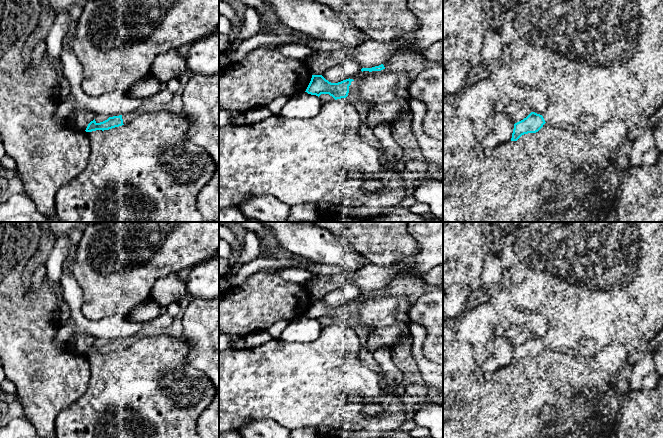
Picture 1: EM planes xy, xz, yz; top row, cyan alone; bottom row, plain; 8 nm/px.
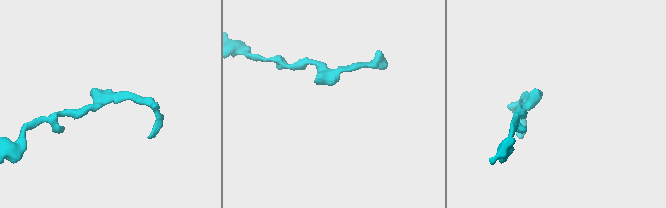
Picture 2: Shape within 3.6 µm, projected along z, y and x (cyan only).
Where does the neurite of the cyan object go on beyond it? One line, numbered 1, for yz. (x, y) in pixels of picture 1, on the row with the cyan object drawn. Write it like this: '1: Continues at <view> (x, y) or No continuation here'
1: No continuation here

